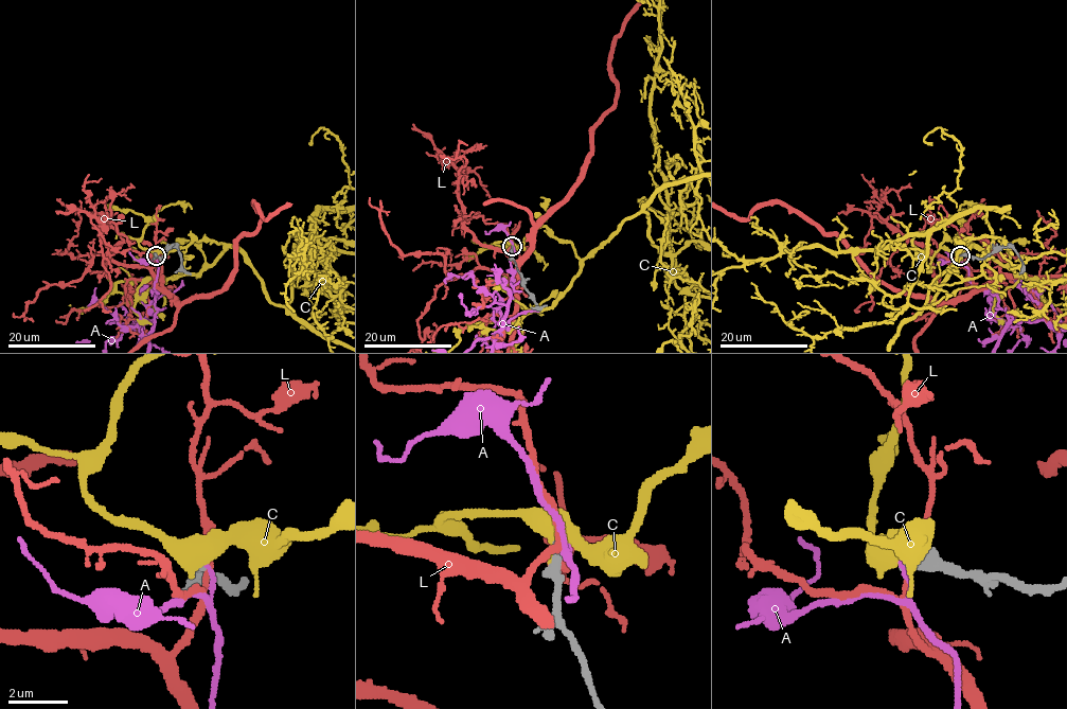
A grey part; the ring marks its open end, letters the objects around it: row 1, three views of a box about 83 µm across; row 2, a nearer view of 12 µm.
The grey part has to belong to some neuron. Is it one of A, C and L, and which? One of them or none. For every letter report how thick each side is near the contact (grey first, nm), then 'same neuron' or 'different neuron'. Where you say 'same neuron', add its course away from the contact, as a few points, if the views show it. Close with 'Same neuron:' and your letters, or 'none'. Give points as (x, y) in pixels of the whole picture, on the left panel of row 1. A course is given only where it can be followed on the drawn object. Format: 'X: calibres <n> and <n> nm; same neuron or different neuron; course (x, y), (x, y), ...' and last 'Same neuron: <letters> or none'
A: calibres 360 and 150 nm; different neuron
C: calibres 480 and 420 nm; different neuron
L: calibres 500 and 280 nm; different neuron
Same neuron: none

